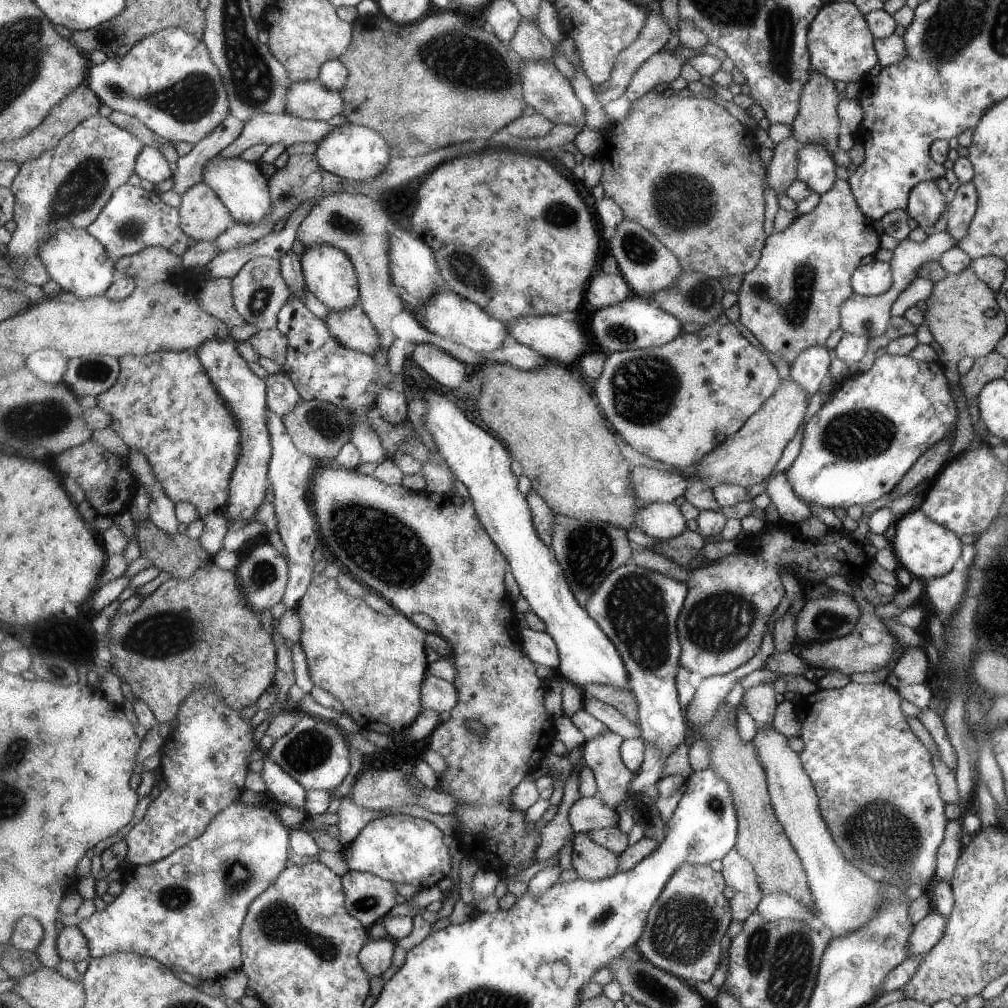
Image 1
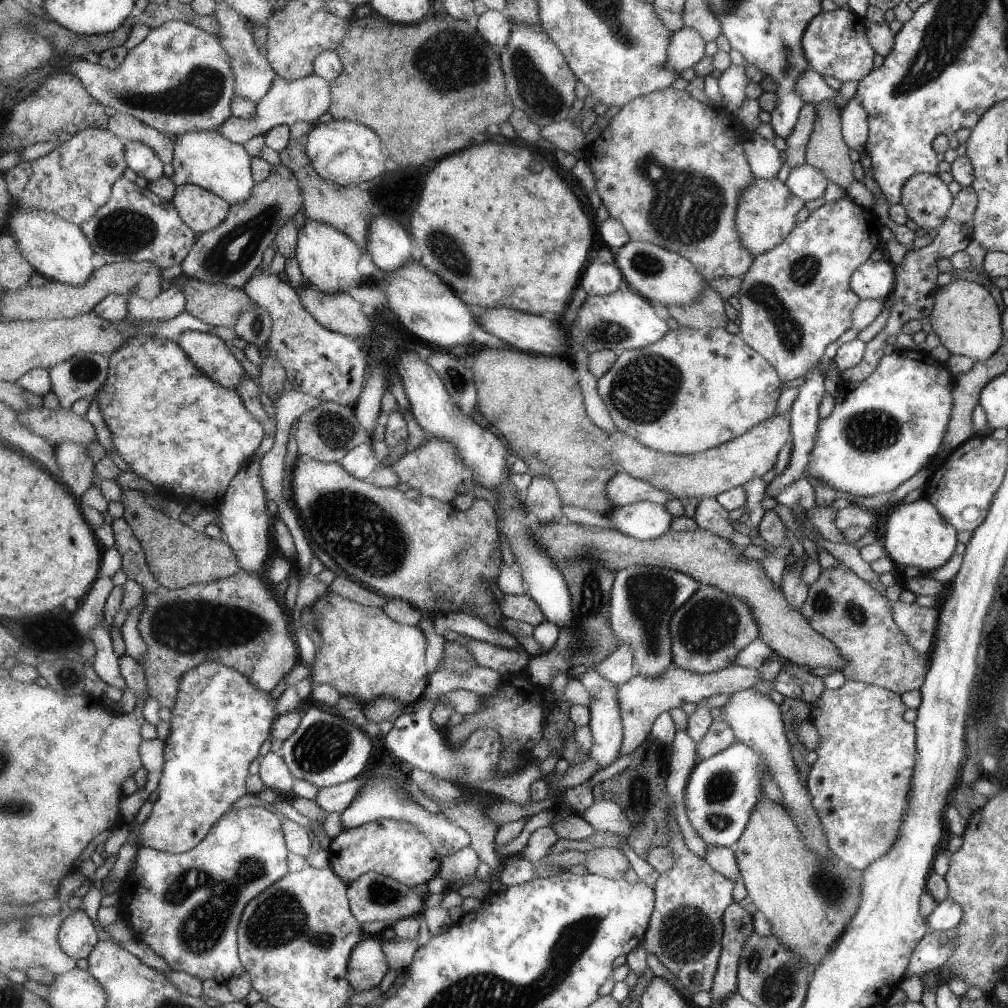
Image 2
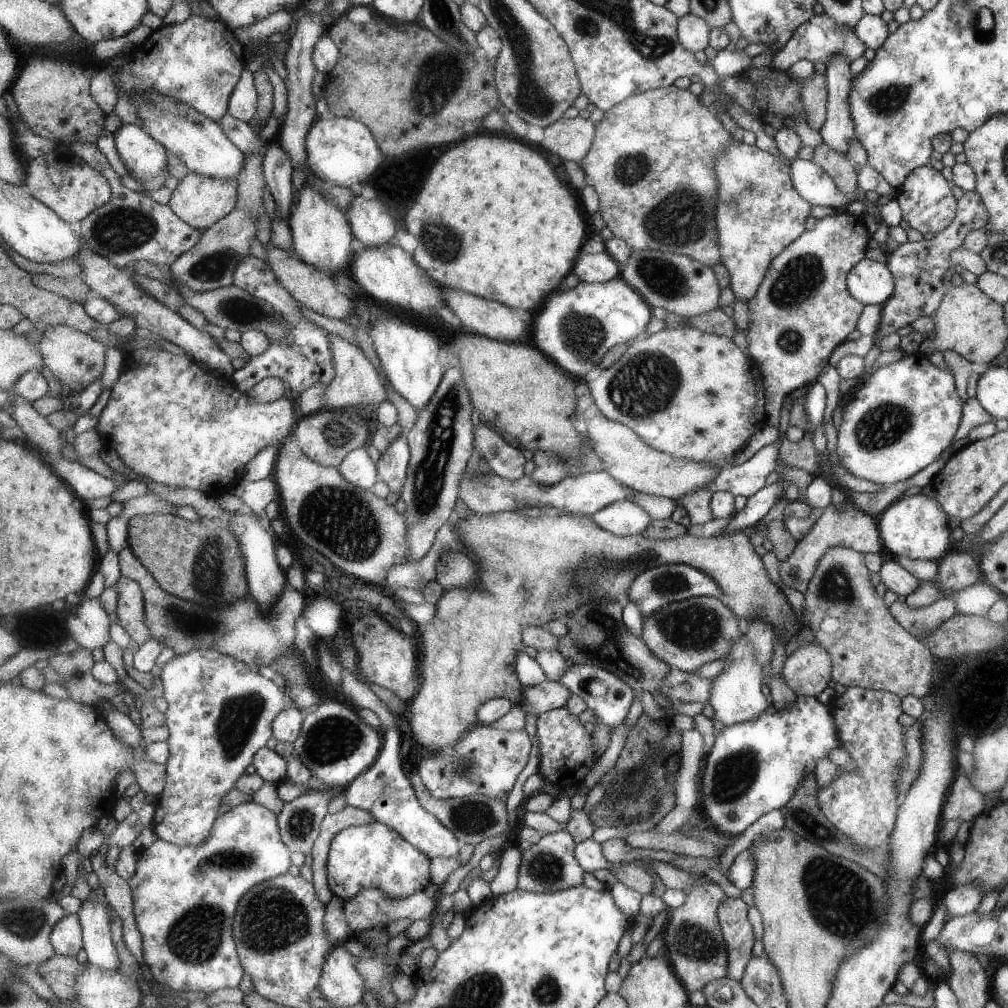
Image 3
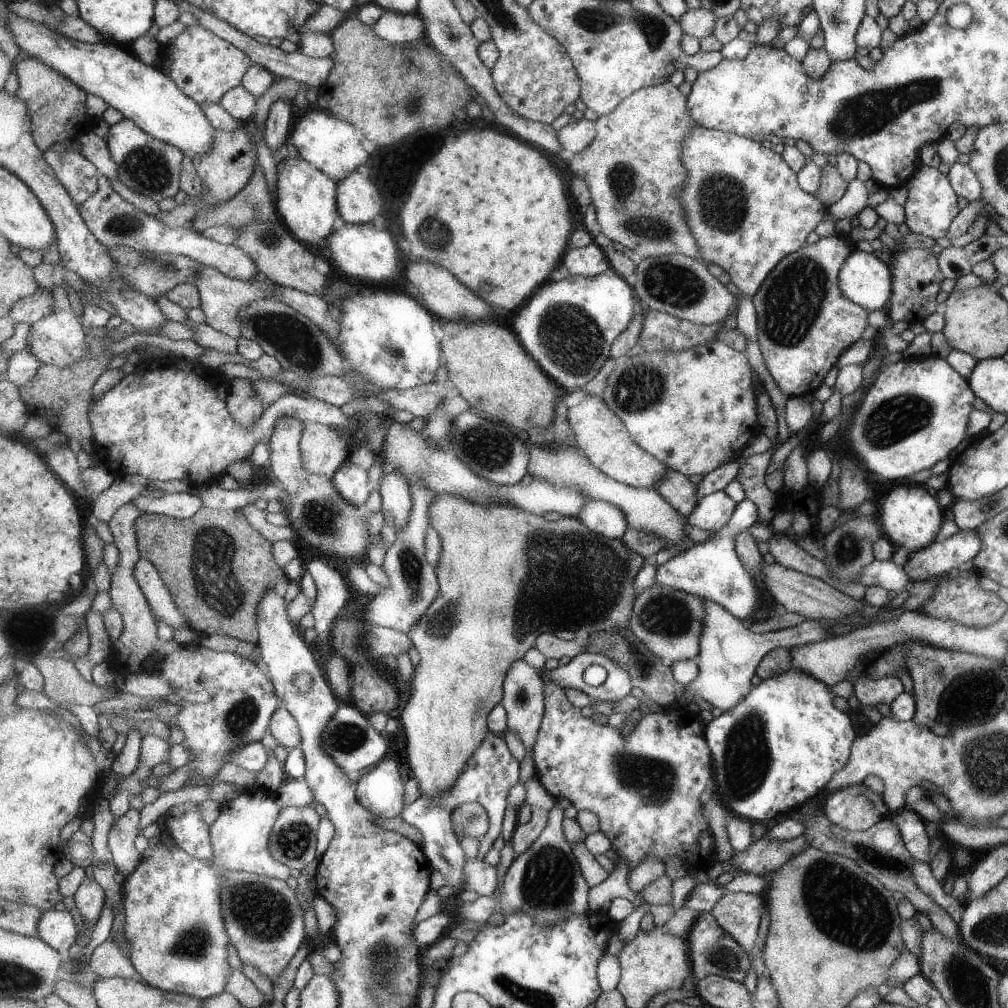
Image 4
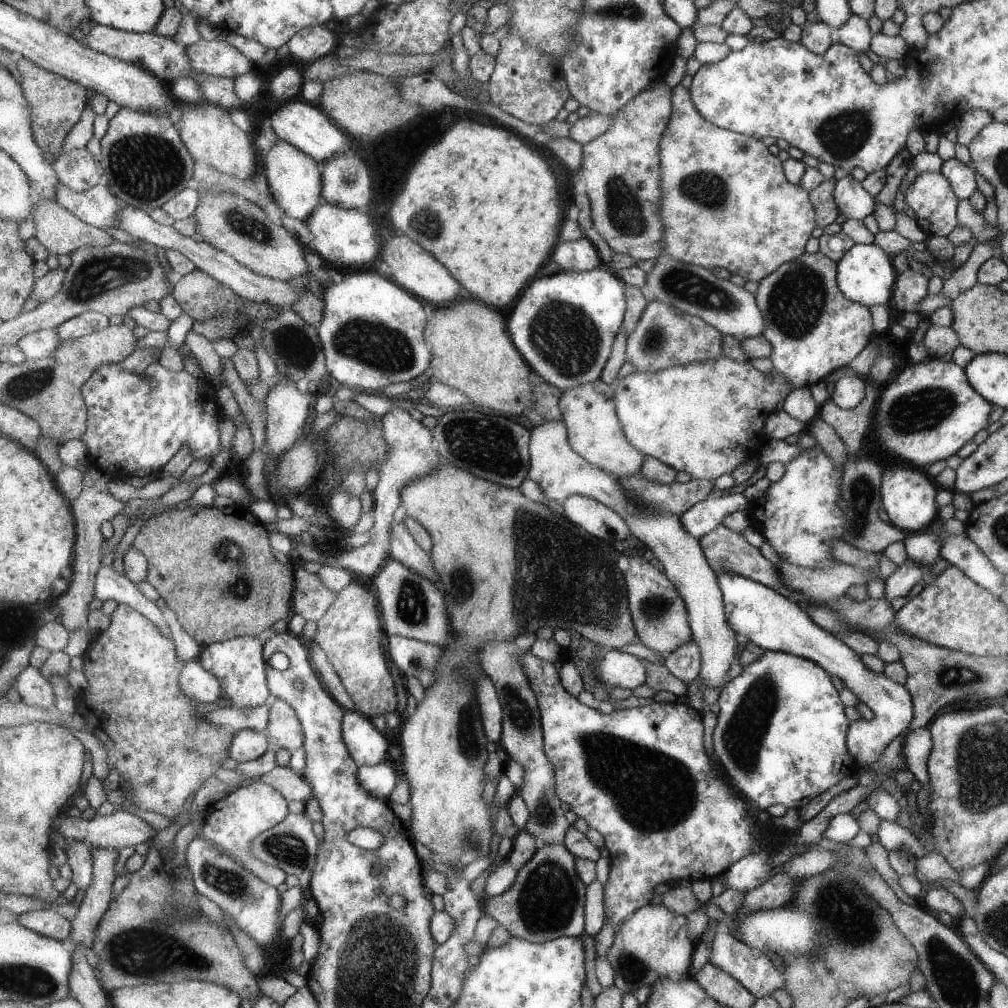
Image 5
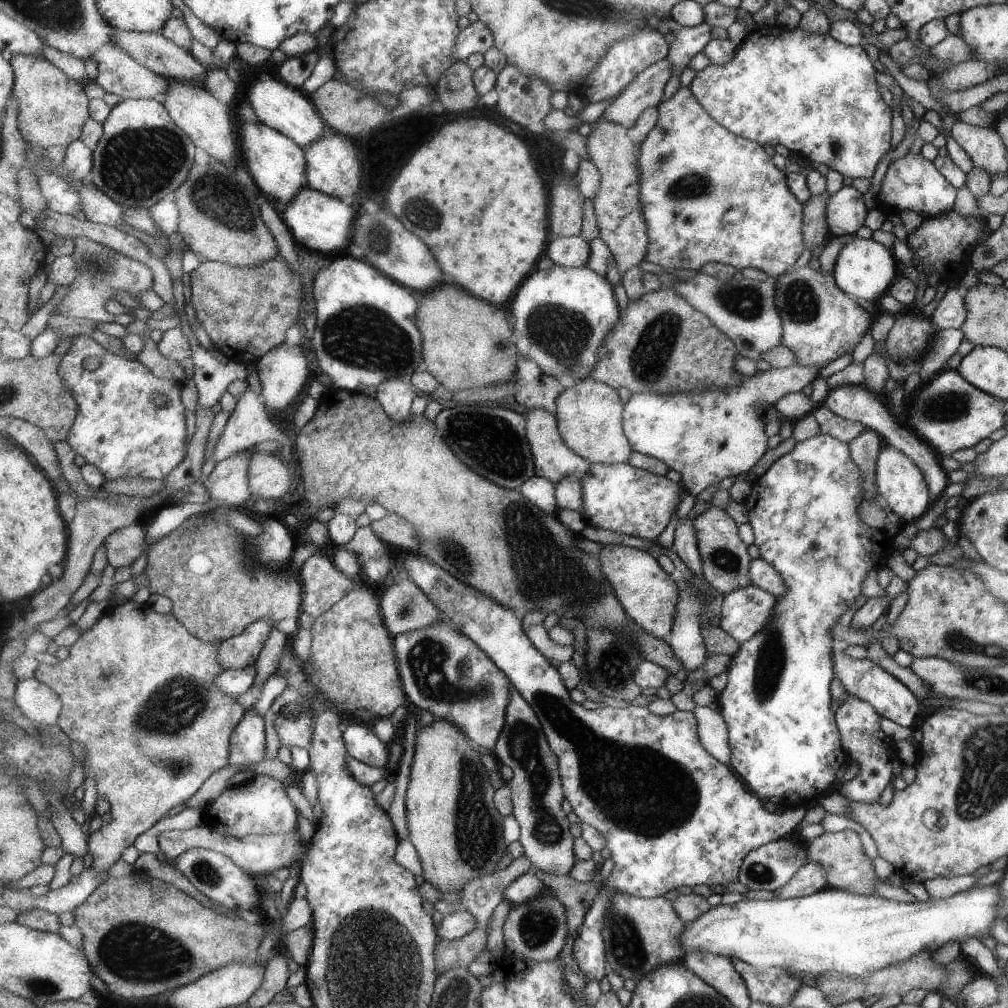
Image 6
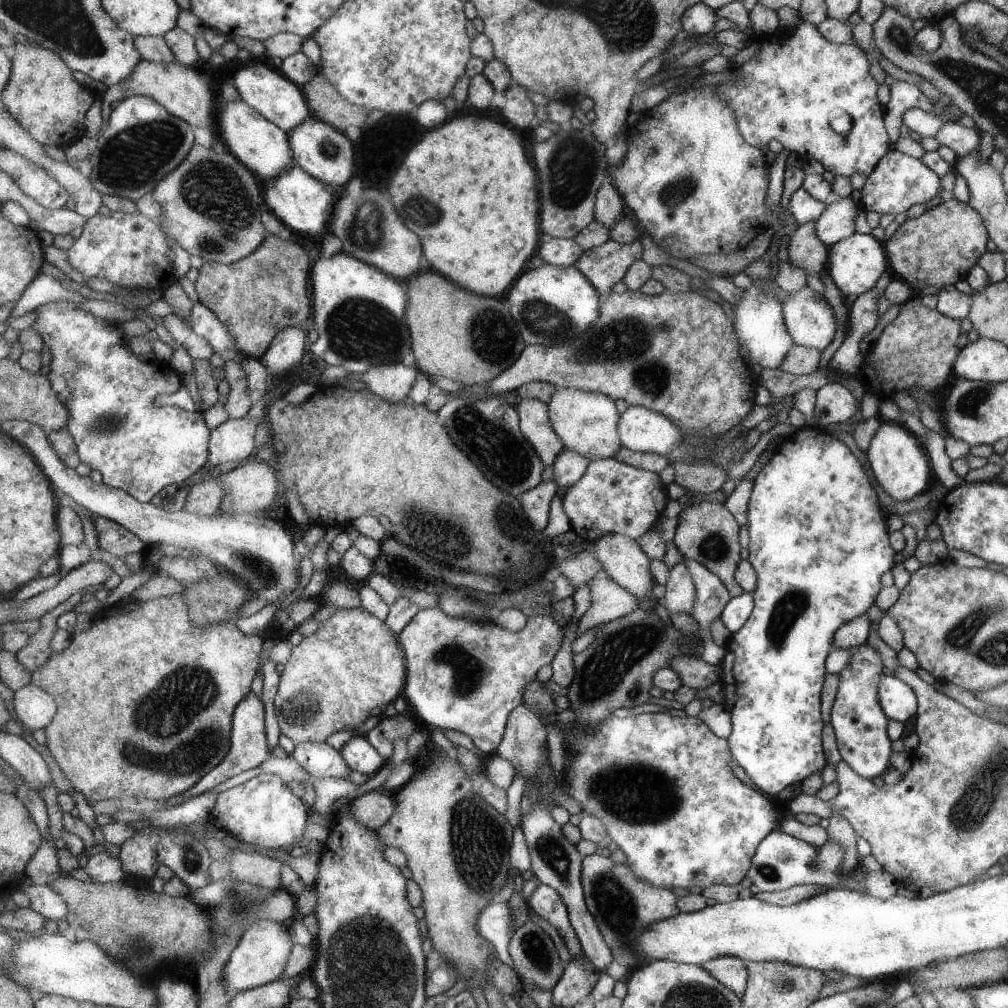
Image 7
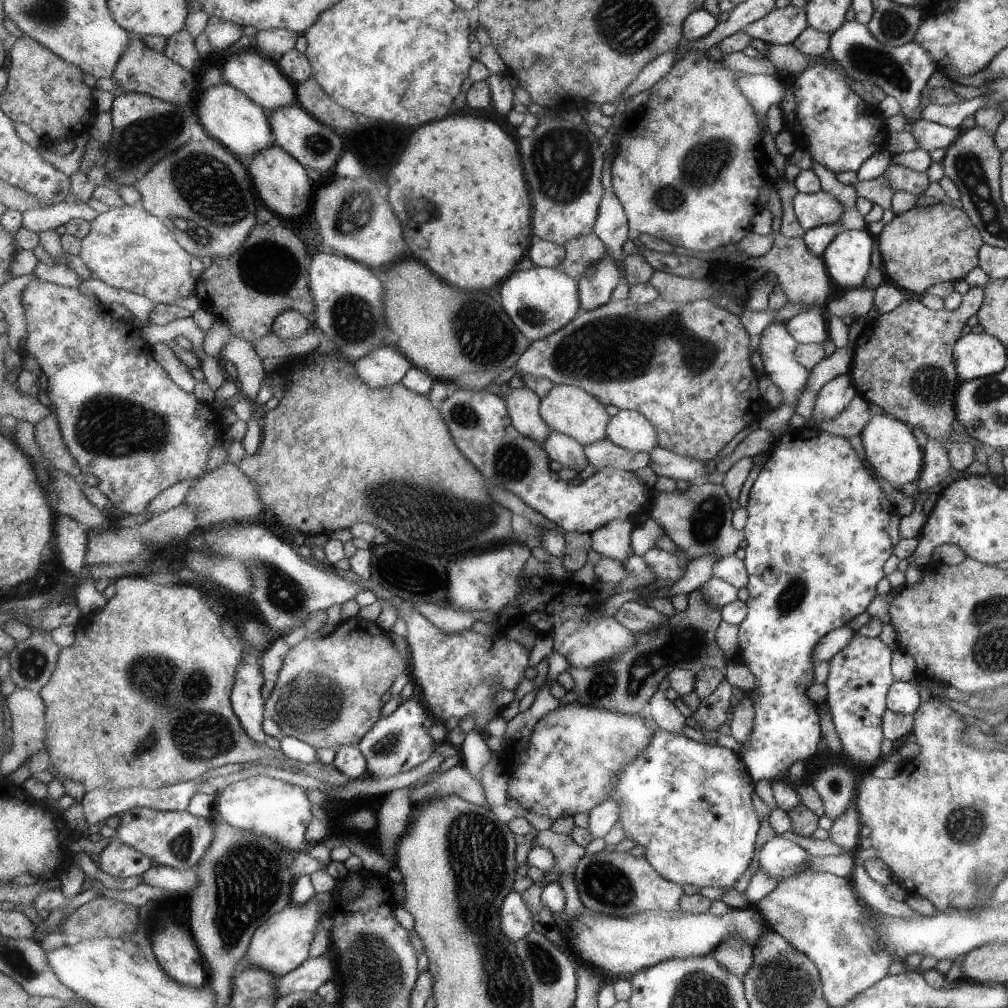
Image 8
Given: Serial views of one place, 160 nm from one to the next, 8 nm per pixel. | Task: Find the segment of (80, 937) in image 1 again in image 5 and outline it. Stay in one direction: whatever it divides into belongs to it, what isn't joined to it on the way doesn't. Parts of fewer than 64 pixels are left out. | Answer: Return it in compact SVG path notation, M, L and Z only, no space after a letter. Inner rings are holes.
M42 909L21 915L18 922L42 935L64 941L72 934L72 922L59 915L55 909Z

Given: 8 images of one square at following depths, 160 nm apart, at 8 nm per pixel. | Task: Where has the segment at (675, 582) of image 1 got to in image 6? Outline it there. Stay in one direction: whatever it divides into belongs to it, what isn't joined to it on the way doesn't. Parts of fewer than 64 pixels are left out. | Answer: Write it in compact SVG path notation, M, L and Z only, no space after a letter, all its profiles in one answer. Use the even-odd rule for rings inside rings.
M751 584L724 594L721 627L738 643L746 641L767 623L775 597ZM841 652L834 653L834 673L844 686L848 695L867 701L879 713L880 717L889 719L902 727L910 727L919 712L919 701L908 685L897 680L891 673L877 663L867 659L851 659Z

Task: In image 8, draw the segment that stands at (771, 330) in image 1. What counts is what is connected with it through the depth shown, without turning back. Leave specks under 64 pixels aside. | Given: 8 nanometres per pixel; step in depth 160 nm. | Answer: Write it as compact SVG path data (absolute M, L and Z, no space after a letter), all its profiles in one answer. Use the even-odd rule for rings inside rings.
M804 311L783 322L798 343L821 343L828 336L828 320L820 311Z

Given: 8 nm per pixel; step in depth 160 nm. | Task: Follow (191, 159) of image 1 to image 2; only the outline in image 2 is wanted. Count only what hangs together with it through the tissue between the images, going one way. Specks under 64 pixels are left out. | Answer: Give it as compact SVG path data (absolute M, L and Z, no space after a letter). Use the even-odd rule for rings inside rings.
M317 73L296 81L290 81L279 76L273 81L270 91L260 100L260 104L254 117L250 119L231 117L215 131L220 132L229 140L243 145L247 140L251 140L259 134L265 135L266 132L279 125L290 125L303 121L313 127L317 118L323 116L331 108L332 88L330 80L319 76Z

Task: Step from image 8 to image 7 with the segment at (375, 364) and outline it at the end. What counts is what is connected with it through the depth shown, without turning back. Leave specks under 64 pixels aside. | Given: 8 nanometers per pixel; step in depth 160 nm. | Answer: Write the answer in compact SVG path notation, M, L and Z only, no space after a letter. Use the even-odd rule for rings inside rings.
M411 363L373 365L366 373L354 376L382 399L396 403L404 399L415 384L418 368Z

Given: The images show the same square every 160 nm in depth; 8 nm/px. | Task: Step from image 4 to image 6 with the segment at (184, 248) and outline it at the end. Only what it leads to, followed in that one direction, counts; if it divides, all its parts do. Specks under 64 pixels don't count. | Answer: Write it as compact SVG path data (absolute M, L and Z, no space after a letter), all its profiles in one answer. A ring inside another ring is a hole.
M49 173L41 175L38 181L49 209L65 214L82 210L80 192L78 193L62 176Z

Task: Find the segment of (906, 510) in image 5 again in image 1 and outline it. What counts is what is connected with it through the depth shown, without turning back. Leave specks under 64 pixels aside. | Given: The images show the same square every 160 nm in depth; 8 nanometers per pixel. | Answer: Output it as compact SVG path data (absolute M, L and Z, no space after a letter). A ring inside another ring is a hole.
M919 507L896 516L894 534L889 541L899 566L913 577L924 580L923 584L935 577L943 576L954 566L953 562L961 554L961 542L957 533L930 519Z

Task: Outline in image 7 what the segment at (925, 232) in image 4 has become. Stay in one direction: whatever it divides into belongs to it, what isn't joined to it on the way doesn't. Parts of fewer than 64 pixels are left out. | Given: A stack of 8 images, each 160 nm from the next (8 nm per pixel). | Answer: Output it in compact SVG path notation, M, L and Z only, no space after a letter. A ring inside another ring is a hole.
M894 148L873 167L860 188L859 207L864 212L874 210L877 214L899 214L911 205L931 200L941 191L940 177L931 172L919 159L896 151Z

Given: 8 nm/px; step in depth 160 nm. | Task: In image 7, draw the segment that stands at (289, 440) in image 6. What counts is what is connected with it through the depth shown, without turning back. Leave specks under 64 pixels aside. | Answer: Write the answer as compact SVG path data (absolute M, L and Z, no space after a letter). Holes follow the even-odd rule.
M247 418L227 419L212 430L209 440L209 460L207 468L215 468L233 461L247 461L254 457L255 432L257 422L249 421Z

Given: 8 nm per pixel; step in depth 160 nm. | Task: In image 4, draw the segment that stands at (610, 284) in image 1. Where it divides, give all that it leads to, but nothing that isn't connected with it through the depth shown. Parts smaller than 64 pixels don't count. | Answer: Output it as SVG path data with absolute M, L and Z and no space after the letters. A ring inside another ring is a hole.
M594 242L586 247L567 250L563 264L573 275L594 277L611 268L608 254L609 252Z

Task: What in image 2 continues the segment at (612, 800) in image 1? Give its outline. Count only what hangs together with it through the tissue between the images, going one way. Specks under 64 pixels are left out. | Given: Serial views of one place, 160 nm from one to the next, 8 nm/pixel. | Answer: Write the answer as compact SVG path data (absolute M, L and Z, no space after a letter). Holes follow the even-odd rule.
M588 669L581 674L579 680L591 693L591 696L595 698L590 704L592 719L589 726L593 732L593 744L589 756L600 762L601 772L603 768L615 762L615 758L619 756L621 744L623 744L623 720L621 720L621 705L618 695L620 688L607 678L603 678L597 670L592 669Z

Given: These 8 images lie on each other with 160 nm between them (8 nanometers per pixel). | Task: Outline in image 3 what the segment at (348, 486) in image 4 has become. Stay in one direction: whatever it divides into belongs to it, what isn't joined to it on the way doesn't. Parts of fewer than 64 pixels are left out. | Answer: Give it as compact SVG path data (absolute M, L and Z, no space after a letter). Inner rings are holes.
M362 447L351 452L338 468L349 482L365 491L372 491L380 478L378 462L373 462L373 458L369 456L366 449L366 447Z

